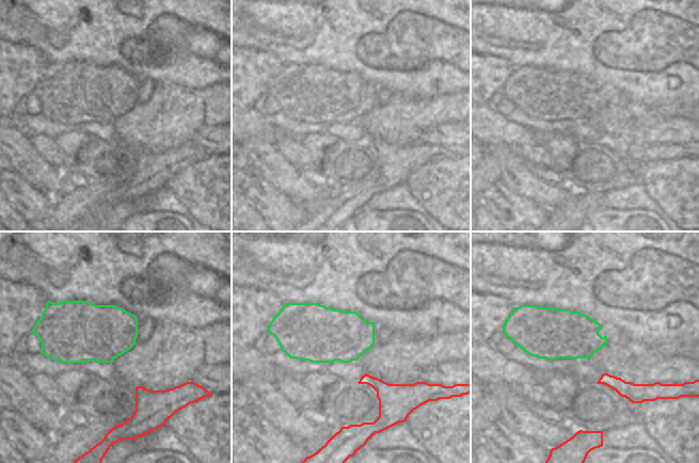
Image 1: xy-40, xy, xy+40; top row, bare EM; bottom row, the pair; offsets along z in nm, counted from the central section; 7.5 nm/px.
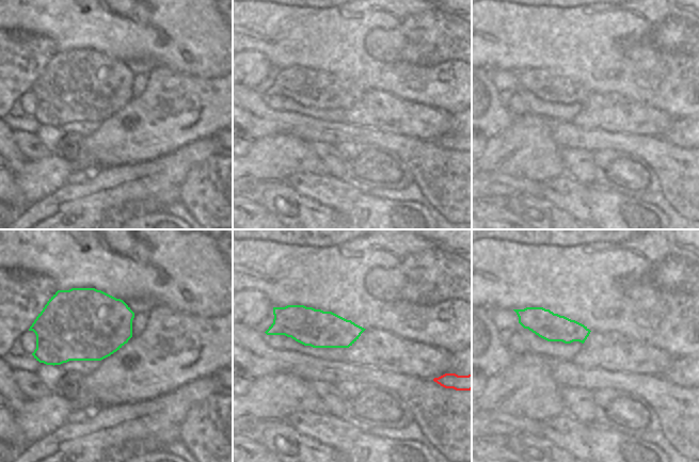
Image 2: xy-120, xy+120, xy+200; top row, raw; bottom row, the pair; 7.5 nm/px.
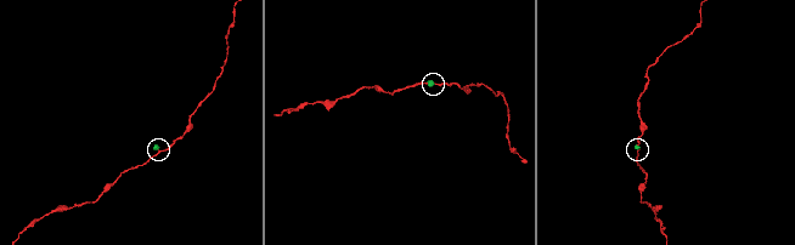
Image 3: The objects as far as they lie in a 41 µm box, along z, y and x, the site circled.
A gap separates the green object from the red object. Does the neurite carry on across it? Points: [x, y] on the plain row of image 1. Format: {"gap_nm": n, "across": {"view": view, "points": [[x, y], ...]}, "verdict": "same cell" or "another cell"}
{"gap_nm": 120, "across": {"view": "xy", "points": [[356, 121], [365, 134]]}, "verdict": "same cell"}

